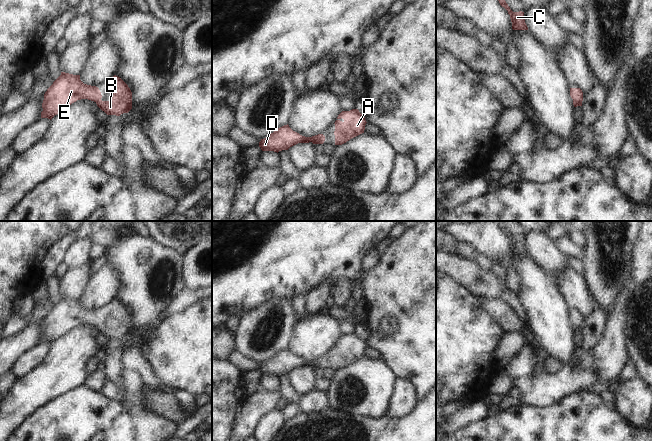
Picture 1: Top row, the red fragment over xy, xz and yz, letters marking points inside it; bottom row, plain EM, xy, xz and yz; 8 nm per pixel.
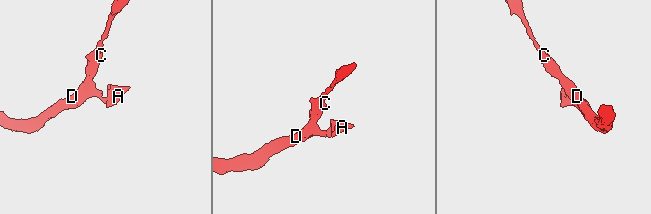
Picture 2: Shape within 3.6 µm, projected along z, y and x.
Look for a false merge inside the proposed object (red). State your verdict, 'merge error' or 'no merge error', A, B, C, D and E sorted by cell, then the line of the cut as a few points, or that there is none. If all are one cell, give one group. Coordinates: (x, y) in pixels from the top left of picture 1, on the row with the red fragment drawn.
no merge error; groups A B C D E; cut none

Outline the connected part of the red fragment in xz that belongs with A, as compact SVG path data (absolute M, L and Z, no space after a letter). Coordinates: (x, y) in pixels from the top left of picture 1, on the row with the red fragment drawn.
M358 109L342 111L335 121L335 145L342 145L350 139L364 133L365 117Z

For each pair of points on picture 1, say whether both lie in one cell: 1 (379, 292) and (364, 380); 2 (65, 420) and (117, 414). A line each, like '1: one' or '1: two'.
1: two
2: one

